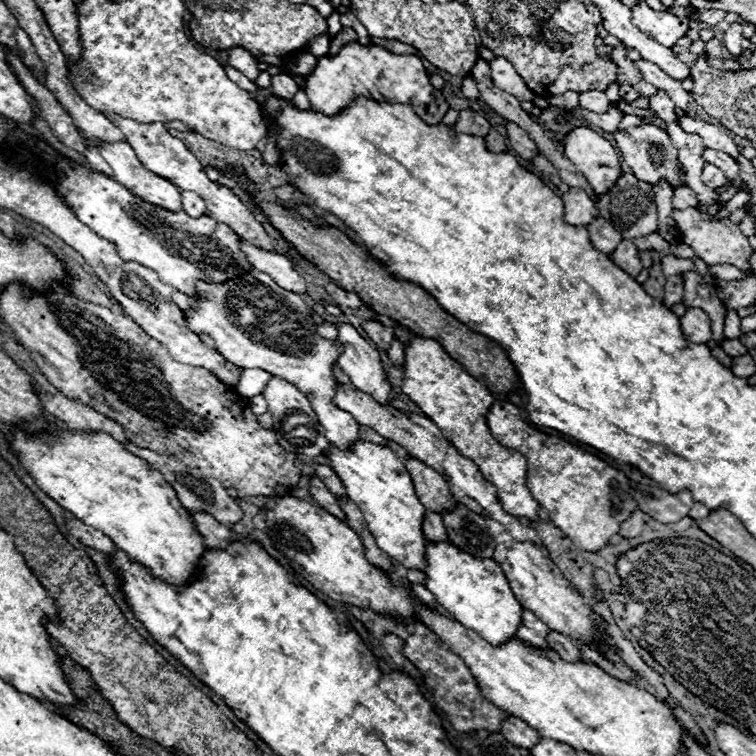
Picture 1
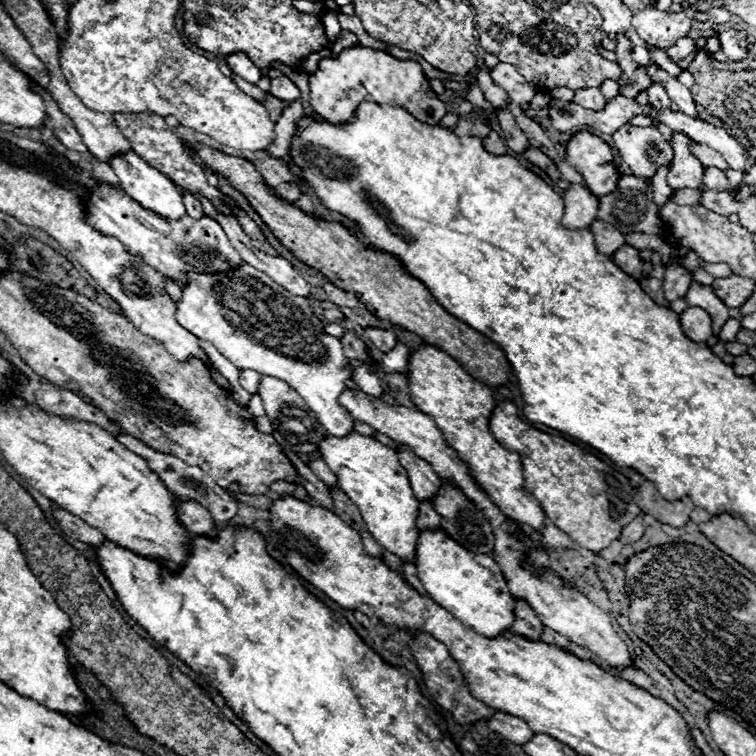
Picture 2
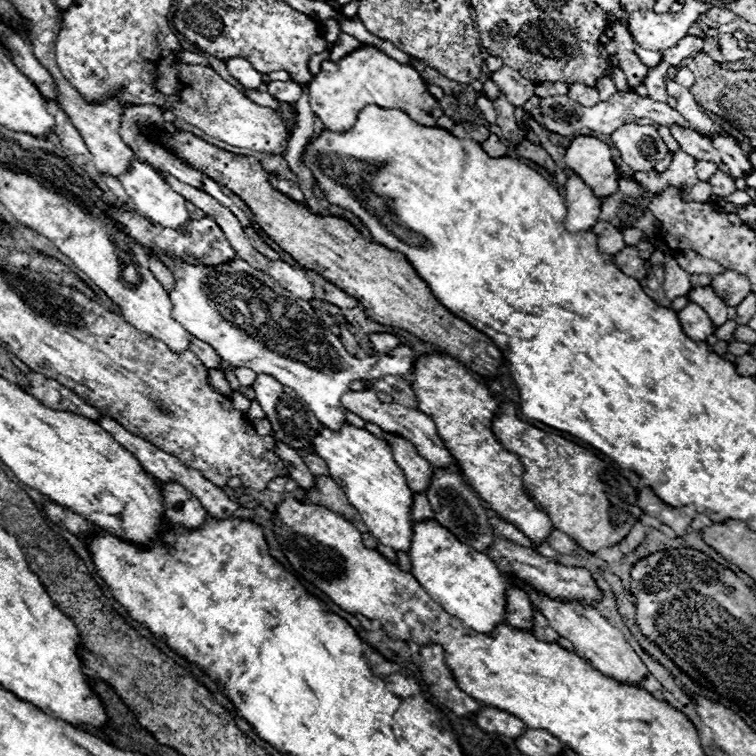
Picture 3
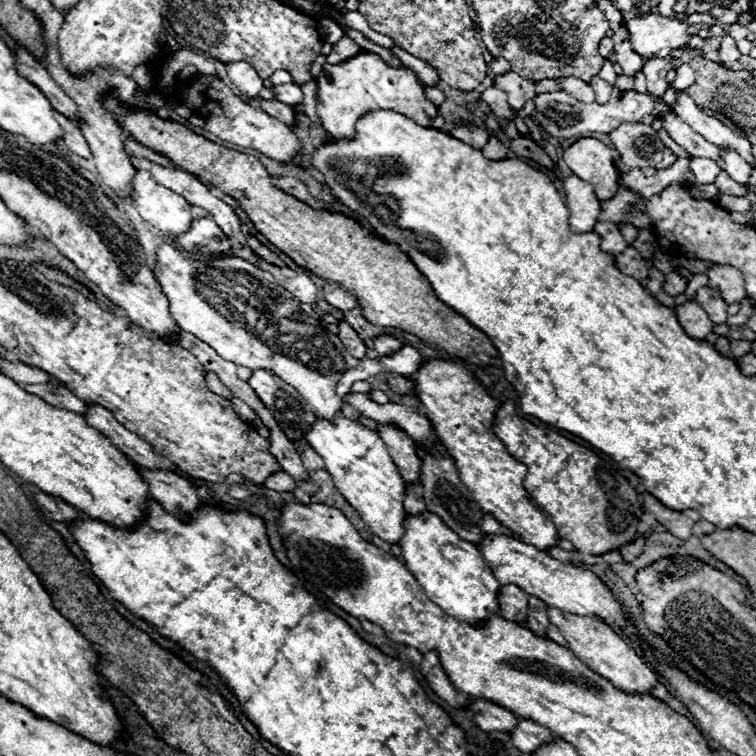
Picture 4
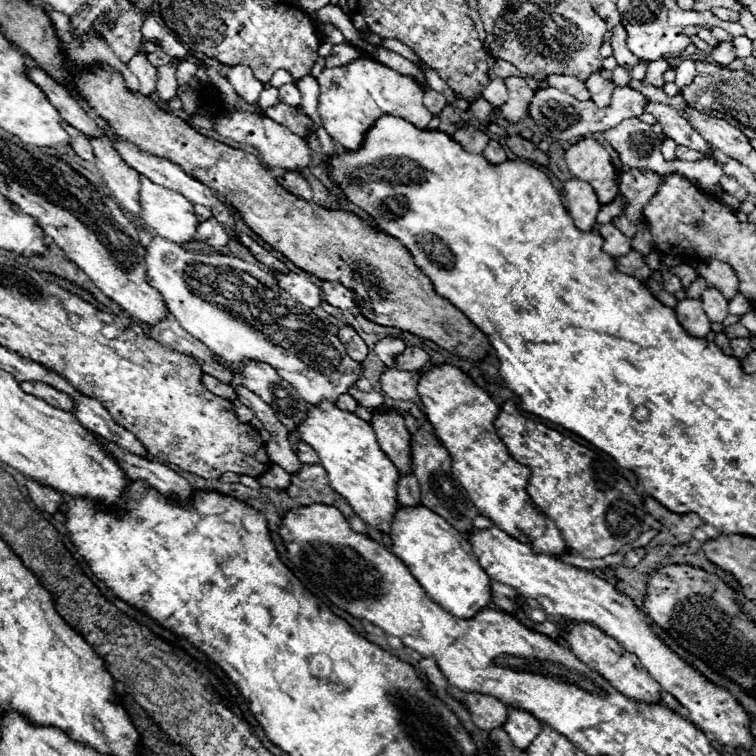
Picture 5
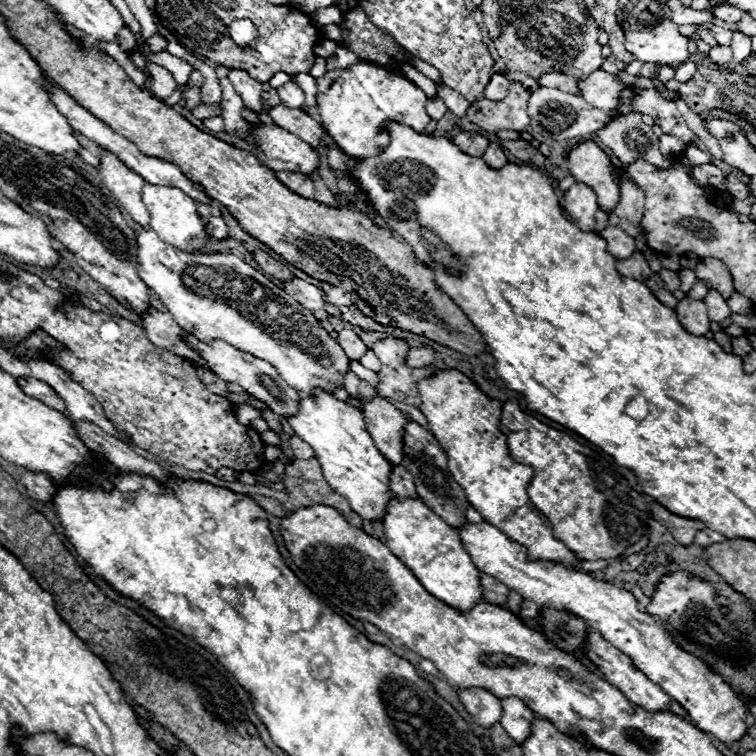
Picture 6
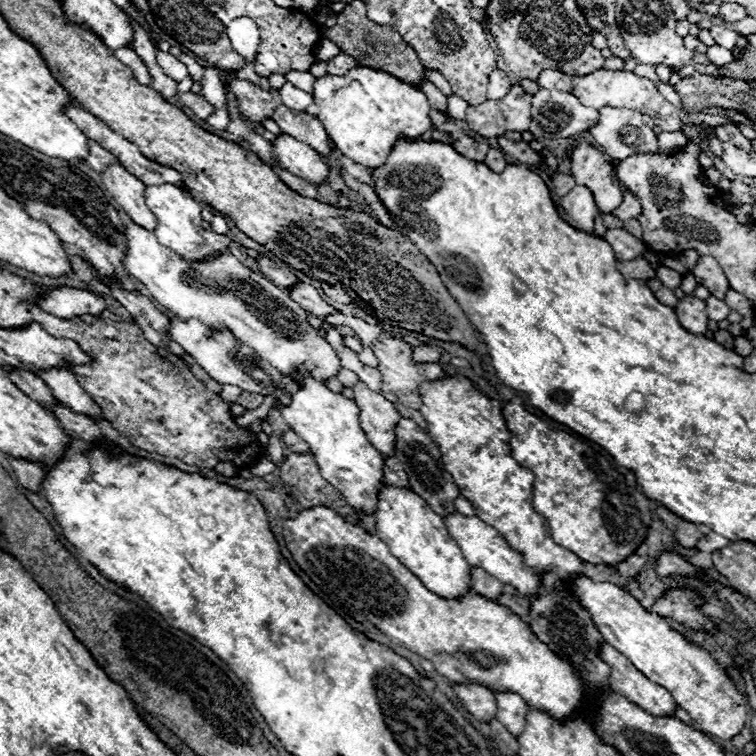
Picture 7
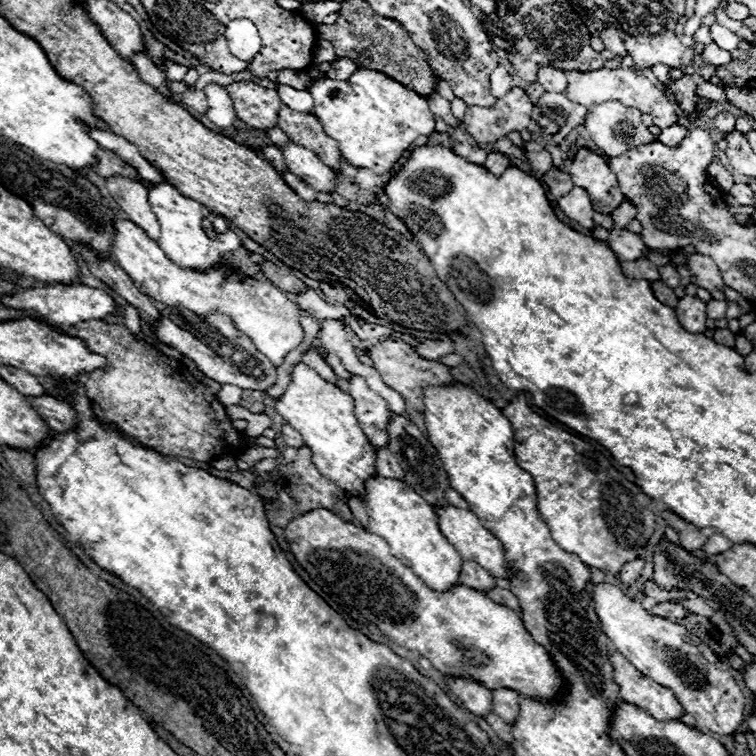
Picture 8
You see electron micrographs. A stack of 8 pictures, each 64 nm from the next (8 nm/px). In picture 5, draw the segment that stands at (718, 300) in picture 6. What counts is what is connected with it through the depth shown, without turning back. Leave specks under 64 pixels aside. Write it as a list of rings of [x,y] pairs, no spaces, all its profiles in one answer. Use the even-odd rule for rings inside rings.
[[[714,288],[702,290],[700,302],[702,302],[702,308],[706,310],[706,316],[712,322],[722,322],[728,316],[728,302],[724,300],[724,296],[718,290],[714,290]]]

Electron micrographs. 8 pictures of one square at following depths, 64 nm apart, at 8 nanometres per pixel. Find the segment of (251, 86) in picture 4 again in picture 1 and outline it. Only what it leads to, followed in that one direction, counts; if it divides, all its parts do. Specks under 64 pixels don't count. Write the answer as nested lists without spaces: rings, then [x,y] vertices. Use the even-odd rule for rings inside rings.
[[[230,48],[228,50],[228,64],[238,68],[248,80],[256,80],[258,74],[260,74],[260,68],[258,68],[258,62],[254,60],[254,56],[250,52],[246,52],[244,48]]]

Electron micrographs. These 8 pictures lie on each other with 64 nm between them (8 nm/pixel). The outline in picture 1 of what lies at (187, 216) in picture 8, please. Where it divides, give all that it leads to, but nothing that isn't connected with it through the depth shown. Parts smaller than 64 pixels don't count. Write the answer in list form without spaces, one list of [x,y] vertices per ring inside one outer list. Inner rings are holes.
[[[102,142],[100,154],[110,164],[114,178],[136,196],[142,196],[144,200],[150,200],[150,204],[158,204],[162,208],[182,208],[178,188],[154,172],[148,172],[126,142]]]

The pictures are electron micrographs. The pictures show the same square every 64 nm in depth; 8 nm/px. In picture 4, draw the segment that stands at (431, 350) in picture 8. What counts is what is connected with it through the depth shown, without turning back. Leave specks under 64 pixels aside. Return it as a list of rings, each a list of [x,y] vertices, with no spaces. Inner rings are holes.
[[[168,242],[156,254],[158,268],[154,276],[168,296],[172,318],[182,330],[194,334],[214,348],[218,356],[236,366],[272,370],[280,380],[294,386],[310,404],[312,412],[324,420],[332,422],[340,414],[342,398],[356,380],[368,380],[380,372],[410,376],[424,362],[412,346],[404,346],[392,356],[378,360],[352,358],[310,304],[296,300],[268,272],[254,268],[238,256],[194,260]]]

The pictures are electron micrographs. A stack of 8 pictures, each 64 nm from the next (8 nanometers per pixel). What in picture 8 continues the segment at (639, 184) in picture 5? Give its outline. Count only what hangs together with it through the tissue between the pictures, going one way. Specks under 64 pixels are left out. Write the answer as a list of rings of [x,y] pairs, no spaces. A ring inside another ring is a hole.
[[[624,198],[622,206],[618,206],[610,216],[614,218],[614,228],[626,228],[626,224],[636,218],[636,206],[628,198]]]

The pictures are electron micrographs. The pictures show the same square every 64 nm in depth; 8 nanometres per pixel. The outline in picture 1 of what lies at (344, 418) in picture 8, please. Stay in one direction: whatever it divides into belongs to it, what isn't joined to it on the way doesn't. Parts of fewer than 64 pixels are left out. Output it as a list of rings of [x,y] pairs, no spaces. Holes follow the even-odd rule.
[[[358,440],[354,444],[352,454],[338,452],[338,448],[330,446],[330,468],[344,482],[348,498],[358,504],[368,522],[370,532],[376,536],[376,544],[390,558],[400,562],[404,568],[422,570],[426,564],[426,538],[422,532],[424,520],[424,504],[418,500],[410,472],[406,472],[404,462],[388,448],[382,448],[372,442]]]

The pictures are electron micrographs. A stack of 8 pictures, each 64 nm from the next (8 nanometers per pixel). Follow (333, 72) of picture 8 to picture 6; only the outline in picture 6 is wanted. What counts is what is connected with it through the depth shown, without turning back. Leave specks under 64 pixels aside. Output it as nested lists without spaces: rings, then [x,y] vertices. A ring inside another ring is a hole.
[[[338,46],[338,48],[336,48],[336,52],[334,52],[330,58],[326,58],[328,70],[348,68],[350,64],[356,64],[356,62],[360,62],[360,60],[358,60],[358,56],[356,56],[354,52],[350,52],[346,46]]]

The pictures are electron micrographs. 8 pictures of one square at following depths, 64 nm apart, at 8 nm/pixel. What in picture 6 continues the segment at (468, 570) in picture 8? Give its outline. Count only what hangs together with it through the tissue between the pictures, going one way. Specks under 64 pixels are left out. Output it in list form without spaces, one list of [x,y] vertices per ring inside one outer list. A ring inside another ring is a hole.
[[[482,574],[482,588],[484,588],[486,602],[496,604],[496,606],[506,606],[506,602],[508,602],[508,592],[510,592],[508,586],[504,586],[502,582],[490,578],[488,574]]]

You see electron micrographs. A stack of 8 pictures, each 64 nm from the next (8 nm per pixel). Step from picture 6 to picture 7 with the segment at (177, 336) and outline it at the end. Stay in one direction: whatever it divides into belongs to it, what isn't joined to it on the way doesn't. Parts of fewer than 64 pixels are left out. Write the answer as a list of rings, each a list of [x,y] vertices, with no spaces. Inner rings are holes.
[[[110,284],[110,290],[114,292],[114,298],[134,316],[136,324],[142,328],[144,336],[160,346],[166,348],[170,352],[174,352],[176,356],[184,356],[186,350],[178,348],[178,344],[174,344],[174,340],[168,336],[168,328],[170,328],[170,318],[166,314],[162,314],[152,302],[150,298],[136,294],[136,292],[122,292],[122,288],[118,288],[118,284]]]

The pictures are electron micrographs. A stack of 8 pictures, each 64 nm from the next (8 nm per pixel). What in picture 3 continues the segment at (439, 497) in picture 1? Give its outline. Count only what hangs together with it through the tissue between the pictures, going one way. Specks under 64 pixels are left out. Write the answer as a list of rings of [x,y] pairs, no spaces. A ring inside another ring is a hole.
[[[386,434],[386,442],[390,444],[390,448],[394,452],[396,464],[404,470],[410,490],[426,492],[430,486],[430,480],[432,480],[432,466],[428,464],[428,460],[424,460],[416,452],[416,448],[408,440],[402,440],[400,436]]]

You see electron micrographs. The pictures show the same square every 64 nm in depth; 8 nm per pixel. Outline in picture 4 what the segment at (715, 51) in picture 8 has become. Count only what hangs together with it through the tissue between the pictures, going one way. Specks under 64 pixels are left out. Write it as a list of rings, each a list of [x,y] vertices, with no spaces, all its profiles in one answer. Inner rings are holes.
[[[724,36],[722,38],[722,44],[720,44],[720,62],[734,62],[734,60],[738,60],[742,54],[740,54],[740,50],[736,48],[736,40],[732,38],[732,36]]]

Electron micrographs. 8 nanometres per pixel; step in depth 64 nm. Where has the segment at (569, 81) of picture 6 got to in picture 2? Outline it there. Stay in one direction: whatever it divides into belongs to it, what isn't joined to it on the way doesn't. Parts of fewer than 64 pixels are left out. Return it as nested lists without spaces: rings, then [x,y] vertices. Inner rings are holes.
[[[582,88],[582,90],[574,90],[574,102],[588,110],[602,110],[606,98],[598,88]]]

